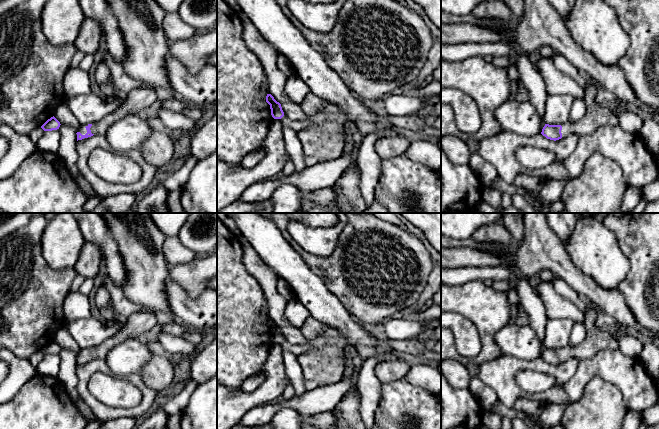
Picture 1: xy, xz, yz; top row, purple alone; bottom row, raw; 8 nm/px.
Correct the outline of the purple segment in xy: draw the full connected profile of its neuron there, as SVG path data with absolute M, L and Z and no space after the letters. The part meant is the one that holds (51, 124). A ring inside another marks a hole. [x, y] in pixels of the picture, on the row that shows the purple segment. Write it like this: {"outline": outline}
{"outline": "M53 116L50 119L48 119L42 126L41 128L44 131L52 131L52 130L57 130L60 127L60 122Z"}

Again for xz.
{"outline": "M267 94L266 102L270 105L271 115L274 119L281 119L284 116L281 104L271 94Z"}

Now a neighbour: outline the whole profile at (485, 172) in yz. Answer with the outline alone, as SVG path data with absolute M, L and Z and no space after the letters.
M477 153L471 154L468 166L477 176L483 188L491 187L492 181L498 175L495 168L490 163L482 159Z

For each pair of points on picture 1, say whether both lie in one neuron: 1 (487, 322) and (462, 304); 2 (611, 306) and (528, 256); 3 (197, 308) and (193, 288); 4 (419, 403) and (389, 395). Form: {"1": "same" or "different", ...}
{"1": "same", "2": "same", "3": "different", "4": "same"}

